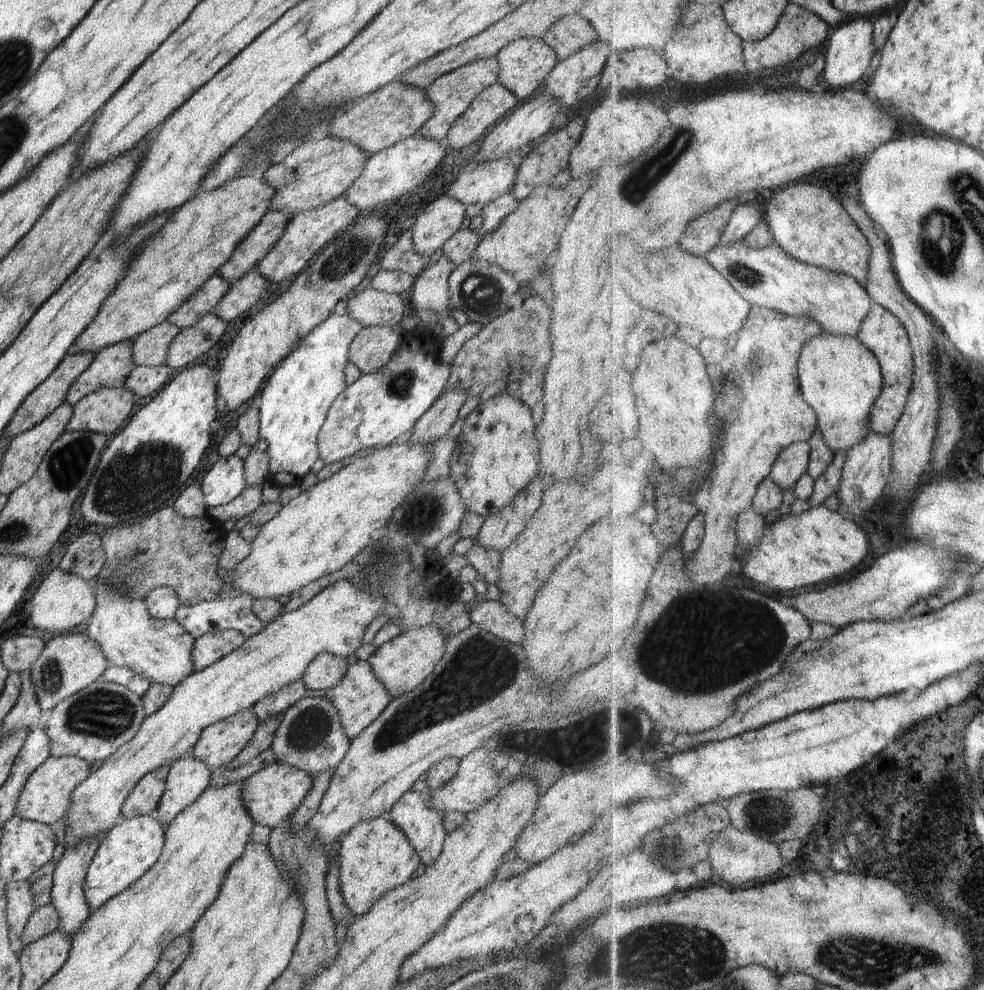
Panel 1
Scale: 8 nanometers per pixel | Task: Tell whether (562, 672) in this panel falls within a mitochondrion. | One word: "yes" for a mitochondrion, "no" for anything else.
no

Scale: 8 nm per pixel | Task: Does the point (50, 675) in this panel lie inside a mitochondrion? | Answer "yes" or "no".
yes

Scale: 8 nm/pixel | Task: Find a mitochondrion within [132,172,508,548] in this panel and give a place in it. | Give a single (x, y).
(343, 257)

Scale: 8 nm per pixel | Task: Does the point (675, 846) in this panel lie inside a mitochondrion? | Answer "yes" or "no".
yes

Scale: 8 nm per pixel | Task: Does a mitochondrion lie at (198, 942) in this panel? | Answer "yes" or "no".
no

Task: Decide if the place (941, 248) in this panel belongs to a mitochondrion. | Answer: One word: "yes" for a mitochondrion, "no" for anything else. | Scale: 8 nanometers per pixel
yes

